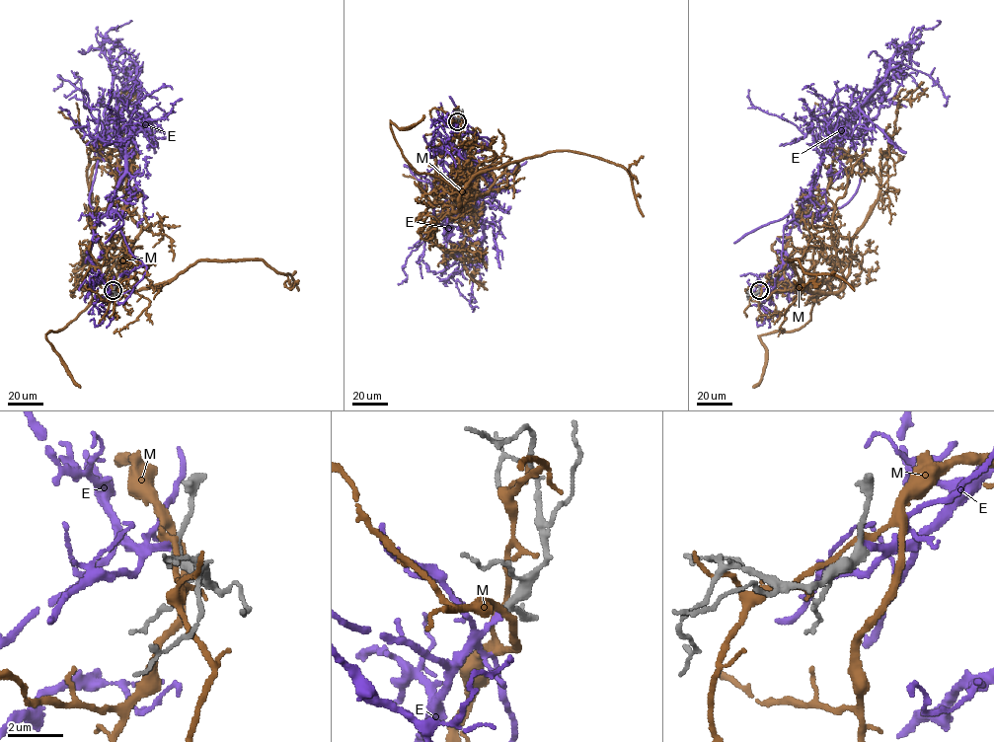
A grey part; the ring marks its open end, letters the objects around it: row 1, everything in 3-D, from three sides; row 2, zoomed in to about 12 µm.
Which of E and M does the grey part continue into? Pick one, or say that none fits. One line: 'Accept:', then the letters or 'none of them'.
Accept: E

